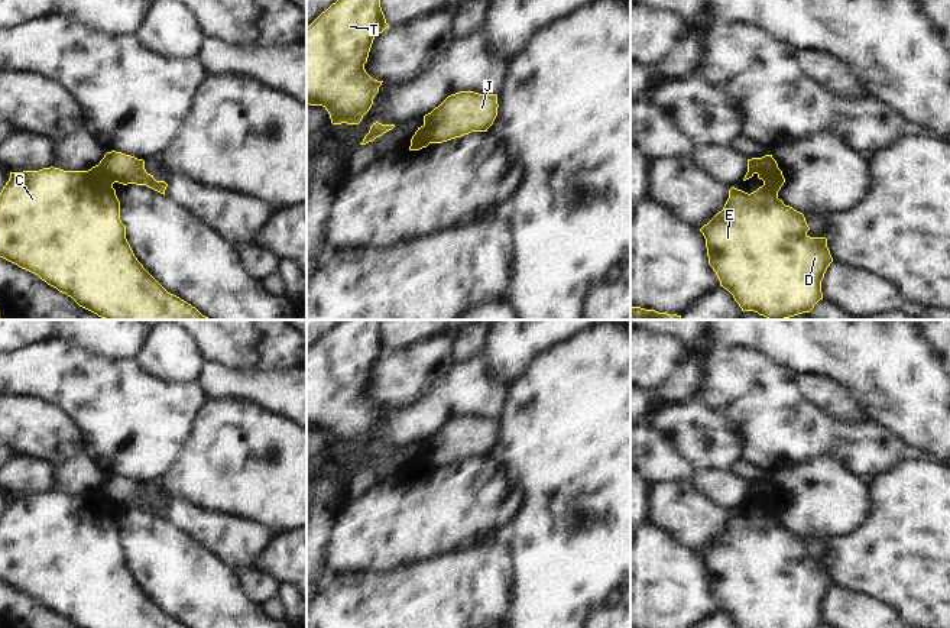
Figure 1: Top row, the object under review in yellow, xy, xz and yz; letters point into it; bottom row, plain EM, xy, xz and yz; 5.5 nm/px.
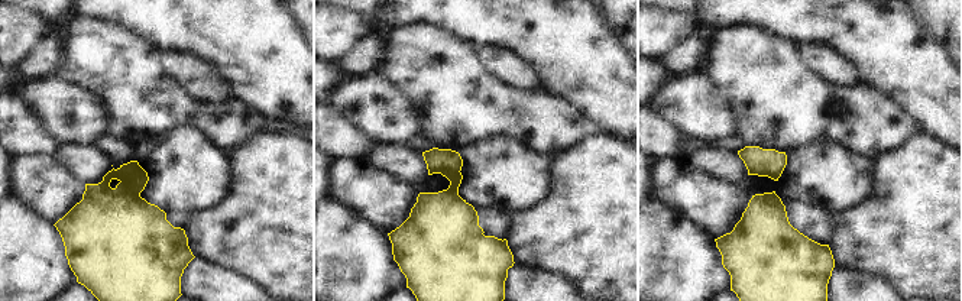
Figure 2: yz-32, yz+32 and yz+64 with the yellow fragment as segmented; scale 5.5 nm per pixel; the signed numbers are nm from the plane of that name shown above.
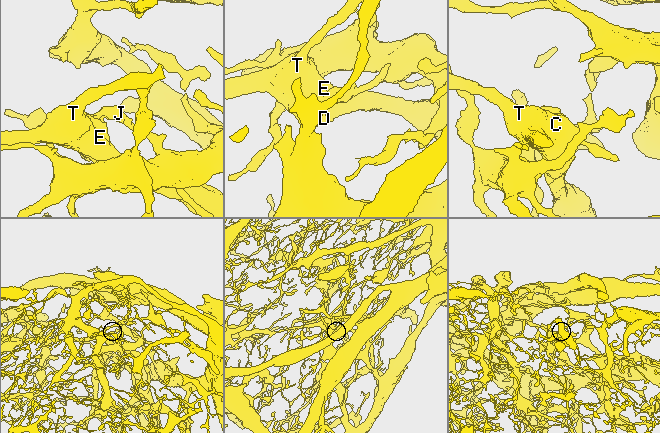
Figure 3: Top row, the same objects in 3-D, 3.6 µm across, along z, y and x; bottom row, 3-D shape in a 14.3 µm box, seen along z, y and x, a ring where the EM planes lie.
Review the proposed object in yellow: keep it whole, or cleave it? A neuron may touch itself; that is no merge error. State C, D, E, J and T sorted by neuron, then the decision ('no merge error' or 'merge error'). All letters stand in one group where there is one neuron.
groups C D E T / J; merge error

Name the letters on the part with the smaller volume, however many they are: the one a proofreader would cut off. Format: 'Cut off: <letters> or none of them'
Cut off: C, D, E, T.

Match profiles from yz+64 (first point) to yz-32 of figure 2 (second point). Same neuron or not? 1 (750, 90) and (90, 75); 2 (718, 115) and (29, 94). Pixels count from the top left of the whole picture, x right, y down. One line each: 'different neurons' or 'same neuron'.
1: same neuron
2: same neuron

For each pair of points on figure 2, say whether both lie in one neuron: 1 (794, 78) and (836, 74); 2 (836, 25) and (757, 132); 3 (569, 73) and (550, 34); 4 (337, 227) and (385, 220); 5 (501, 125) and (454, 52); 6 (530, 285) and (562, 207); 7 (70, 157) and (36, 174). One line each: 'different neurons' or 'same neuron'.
1: different neurons
2: different neurons
3: same neuron
4: different neurons
5: same neuron
6: different neurons
7: different neurons

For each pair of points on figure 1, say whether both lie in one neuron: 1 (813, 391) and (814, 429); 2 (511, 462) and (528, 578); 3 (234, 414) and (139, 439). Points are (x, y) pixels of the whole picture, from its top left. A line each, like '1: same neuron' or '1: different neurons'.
1: different neurons
2: same neuron
3: different neurons

